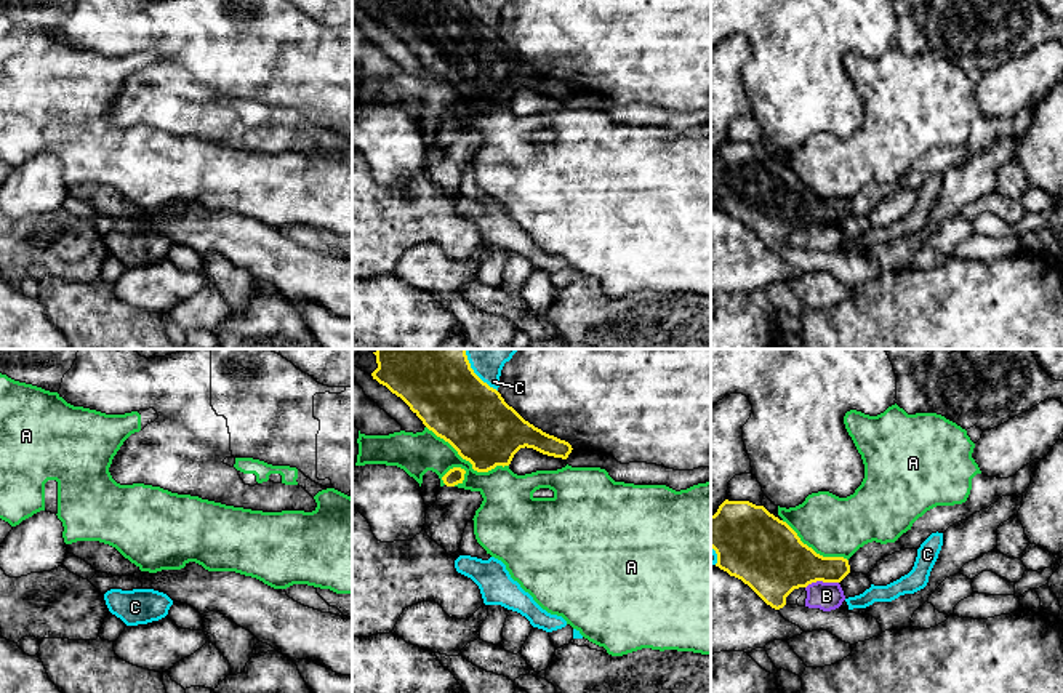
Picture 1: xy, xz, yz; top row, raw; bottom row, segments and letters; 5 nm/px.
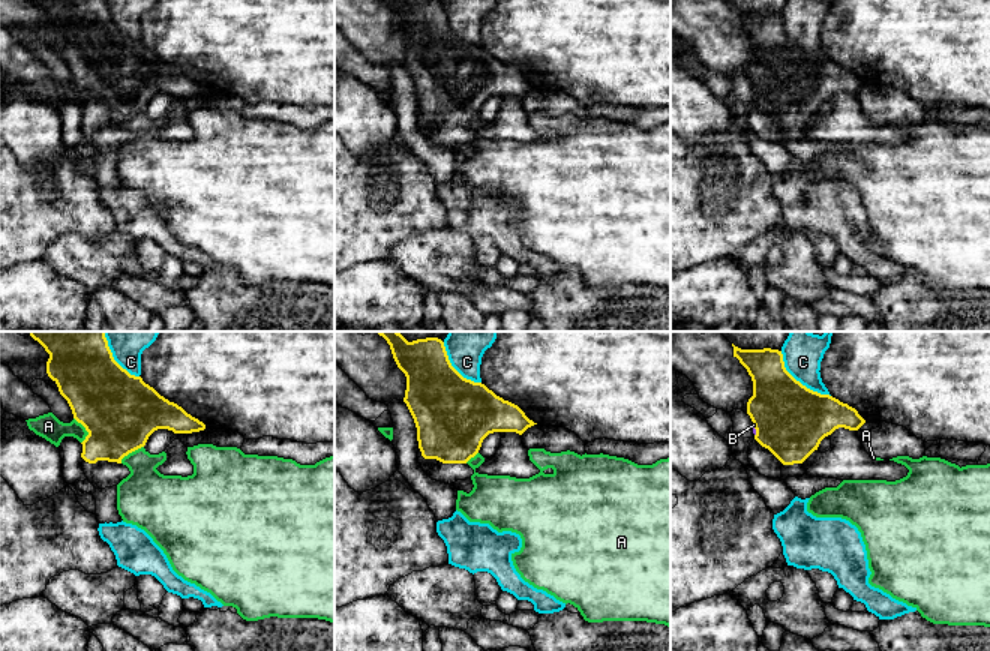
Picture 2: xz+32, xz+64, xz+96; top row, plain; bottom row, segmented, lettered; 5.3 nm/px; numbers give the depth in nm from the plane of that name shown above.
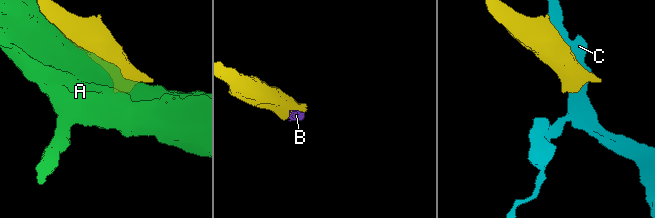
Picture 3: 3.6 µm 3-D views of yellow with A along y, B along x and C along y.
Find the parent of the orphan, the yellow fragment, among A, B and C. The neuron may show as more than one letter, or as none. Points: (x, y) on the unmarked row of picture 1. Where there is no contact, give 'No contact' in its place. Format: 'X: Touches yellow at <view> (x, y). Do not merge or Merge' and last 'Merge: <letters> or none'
A: Touches yellow at xz (468, 101). Do not merge
B: Touches yellow at yz (822, 221). Do not merge
C: Touches yellow at xz (477, 18). Do not merge
Merge: none

